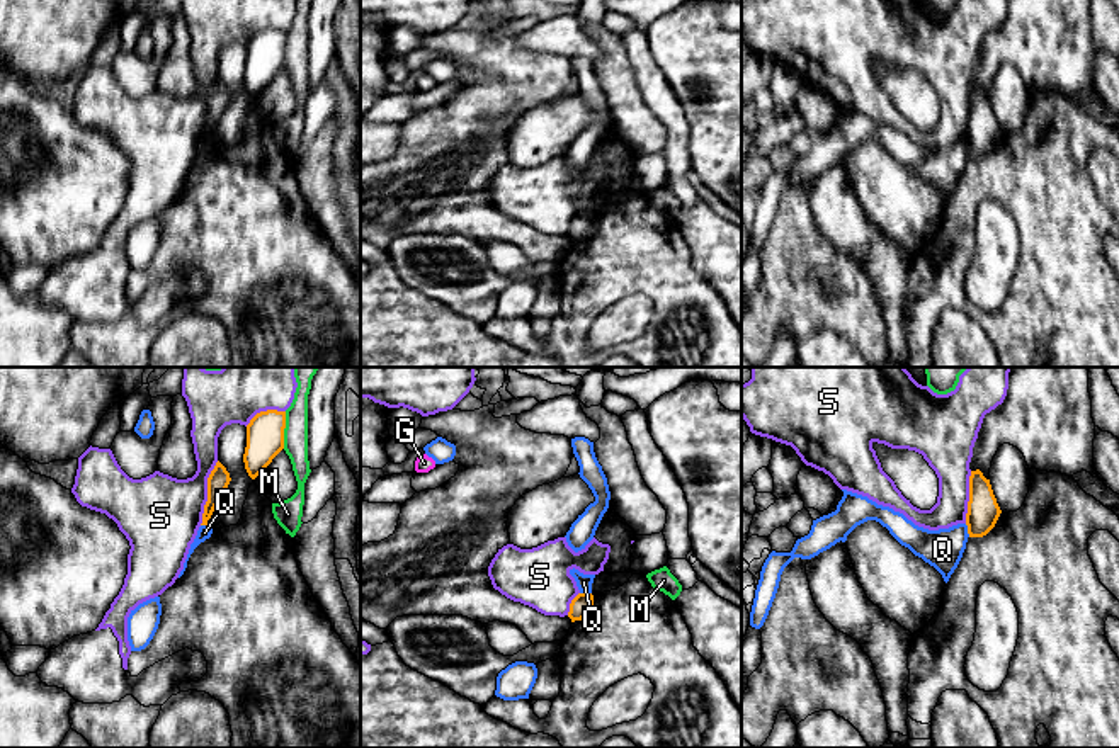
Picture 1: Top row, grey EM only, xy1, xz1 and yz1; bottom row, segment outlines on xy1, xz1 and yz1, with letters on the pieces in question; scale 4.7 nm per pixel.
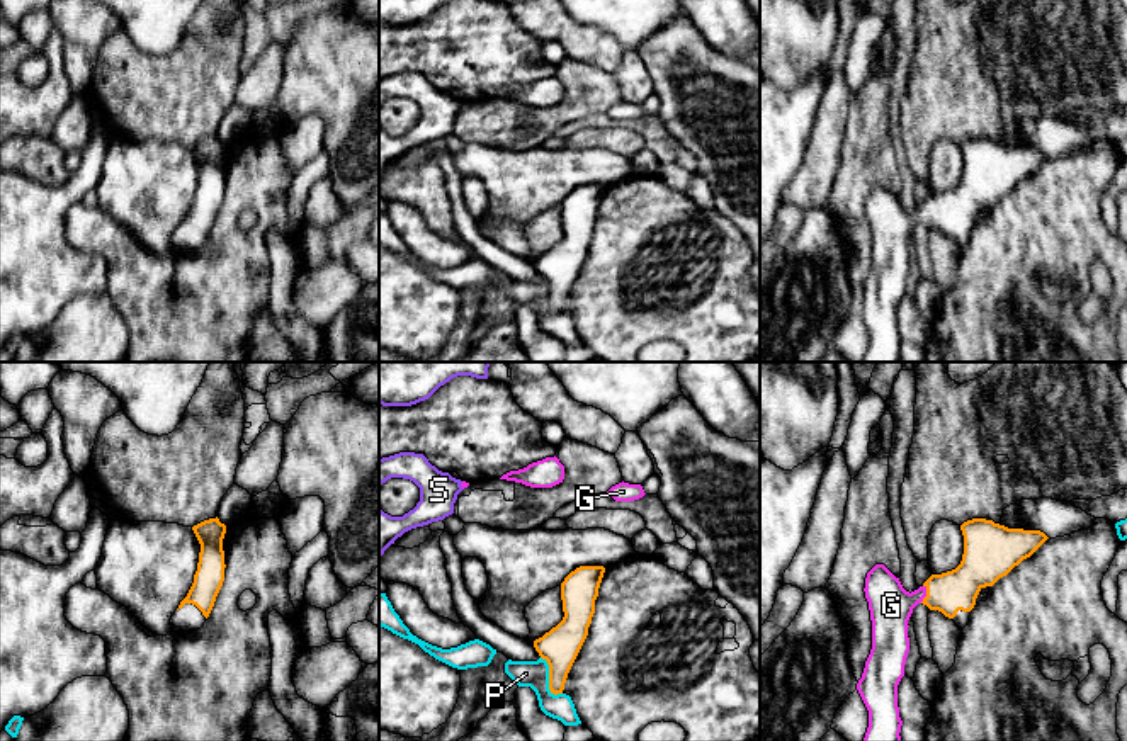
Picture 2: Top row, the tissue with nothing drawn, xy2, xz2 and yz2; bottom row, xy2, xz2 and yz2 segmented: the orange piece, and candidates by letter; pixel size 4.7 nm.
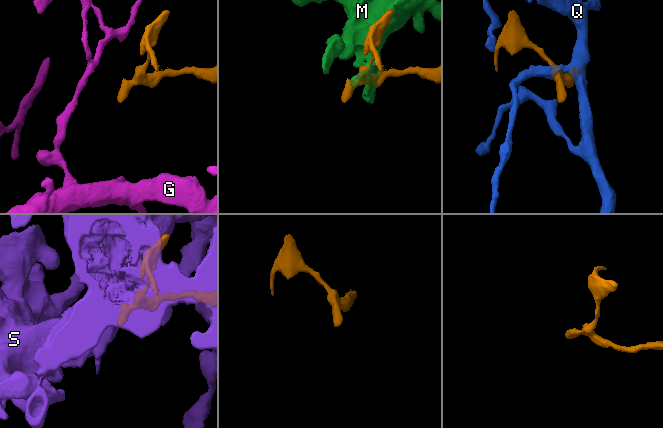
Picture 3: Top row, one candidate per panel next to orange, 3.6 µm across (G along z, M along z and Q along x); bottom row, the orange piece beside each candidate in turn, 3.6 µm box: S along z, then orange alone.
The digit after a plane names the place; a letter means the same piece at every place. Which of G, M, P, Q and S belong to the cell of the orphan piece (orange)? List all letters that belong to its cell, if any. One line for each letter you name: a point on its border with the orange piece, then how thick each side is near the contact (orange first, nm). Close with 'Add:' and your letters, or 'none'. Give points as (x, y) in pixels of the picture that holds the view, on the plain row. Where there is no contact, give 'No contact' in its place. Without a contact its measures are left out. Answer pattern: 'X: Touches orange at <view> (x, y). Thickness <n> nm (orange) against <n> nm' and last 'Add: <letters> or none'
G: Touches orange at yz2 (927, 213). Thickness 190 nm (orange) against 200 nm
Add: G

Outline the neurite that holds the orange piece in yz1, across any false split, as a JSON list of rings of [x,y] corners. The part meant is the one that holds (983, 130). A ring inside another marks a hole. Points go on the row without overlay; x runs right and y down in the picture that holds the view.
[[[980,88],[969,95],[969,121],[966,144],[969,156],[986,155],[997,143],[1002,129],[993,114],[990,99]]]

